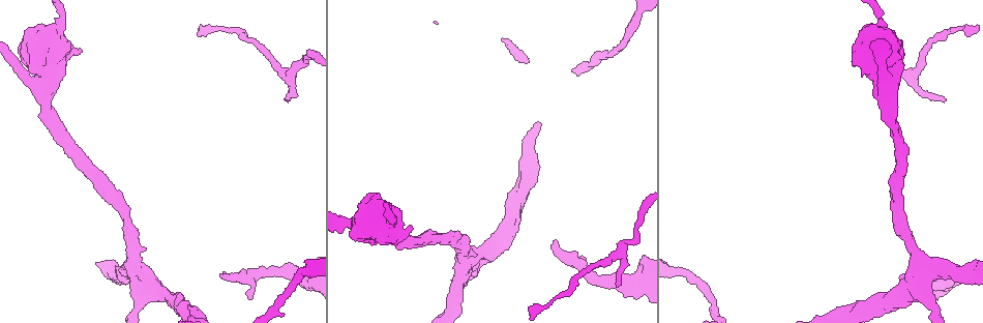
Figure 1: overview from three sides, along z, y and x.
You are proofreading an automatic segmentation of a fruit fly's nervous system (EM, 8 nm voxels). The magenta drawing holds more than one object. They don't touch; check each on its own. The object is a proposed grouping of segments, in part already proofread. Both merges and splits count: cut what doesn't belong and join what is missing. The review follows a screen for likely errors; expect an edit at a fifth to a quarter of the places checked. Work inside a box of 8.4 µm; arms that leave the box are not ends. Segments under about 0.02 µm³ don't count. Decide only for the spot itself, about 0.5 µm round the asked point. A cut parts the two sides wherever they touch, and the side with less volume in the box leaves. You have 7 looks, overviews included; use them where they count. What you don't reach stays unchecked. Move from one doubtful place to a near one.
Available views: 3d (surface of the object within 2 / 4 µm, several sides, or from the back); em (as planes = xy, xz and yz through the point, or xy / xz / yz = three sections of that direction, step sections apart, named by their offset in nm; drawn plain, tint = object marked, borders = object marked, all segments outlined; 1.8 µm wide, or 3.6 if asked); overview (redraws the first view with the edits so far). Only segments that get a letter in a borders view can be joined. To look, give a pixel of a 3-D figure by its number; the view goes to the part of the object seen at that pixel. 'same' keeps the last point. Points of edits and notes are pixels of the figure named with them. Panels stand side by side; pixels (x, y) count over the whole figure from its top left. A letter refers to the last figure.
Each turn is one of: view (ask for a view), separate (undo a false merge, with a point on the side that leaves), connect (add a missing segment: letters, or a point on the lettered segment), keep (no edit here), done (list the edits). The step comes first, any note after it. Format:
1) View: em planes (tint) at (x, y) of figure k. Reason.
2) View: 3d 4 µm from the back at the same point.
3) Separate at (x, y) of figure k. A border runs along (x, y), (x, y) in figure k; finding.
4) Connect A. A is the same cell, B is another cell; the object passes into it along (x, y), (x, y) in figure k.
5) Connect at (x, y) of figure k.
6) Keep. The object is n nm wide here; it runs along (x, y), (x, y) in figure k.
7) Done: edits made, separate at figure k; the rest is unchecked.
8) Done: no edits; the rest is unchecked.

View: em 3.6 µm xz step 8 (borders) at (29, 59) of figure 1. Thick turns thin.

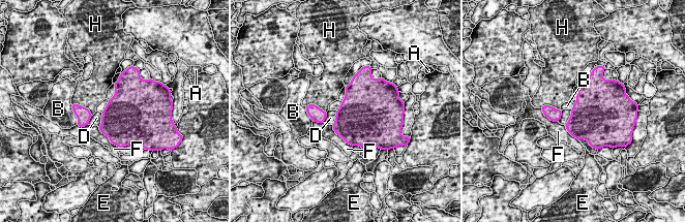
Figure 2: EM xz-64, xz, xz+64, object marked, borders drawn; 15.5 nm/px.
View: em 3.6 µm xy step 8 (borders) at the same point.

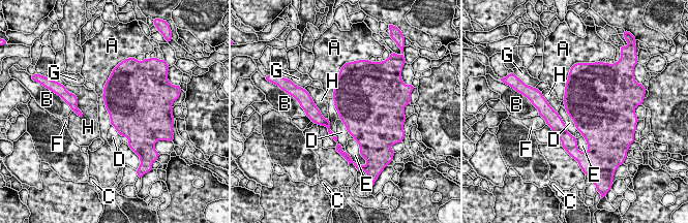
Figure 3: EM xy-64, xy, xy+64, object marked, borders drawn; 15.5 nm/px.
Keep. The object is 460 nm wide here; A, B, C, D, E, F, G and H are other cells; a border runs along (101, 96), (111, 124) in figure 3; continuous, no second neuron.

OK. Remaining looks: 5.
View: em planes (borders) at (285, 98) of figure 1.

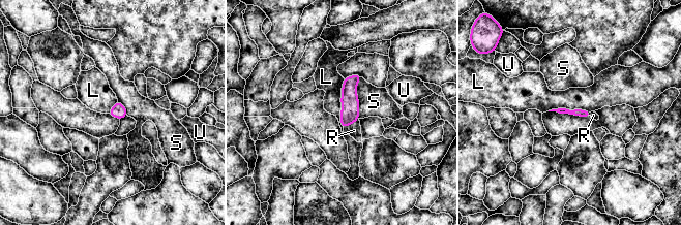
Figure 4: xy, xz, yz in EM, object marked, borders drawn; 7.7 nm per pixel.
Connect R. R is the same cell, L, S and U are other cells; the neuron continues.

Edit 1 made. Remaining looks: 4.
View: overview. See it whole again.

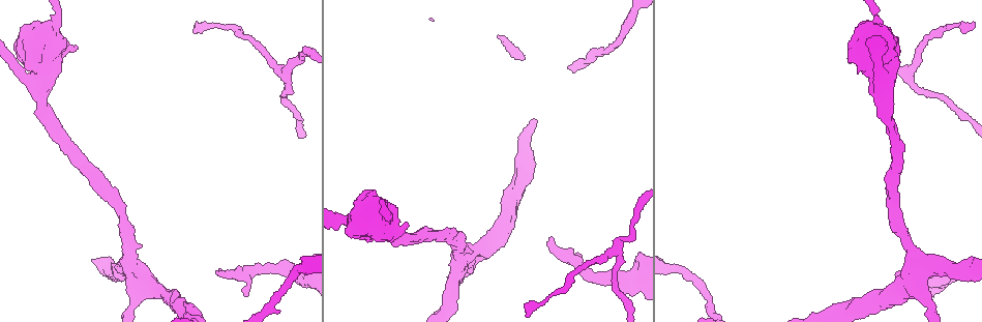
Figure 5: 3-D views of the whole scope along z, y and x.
View: 3d 2 µm at (219, 275) of figure 5.

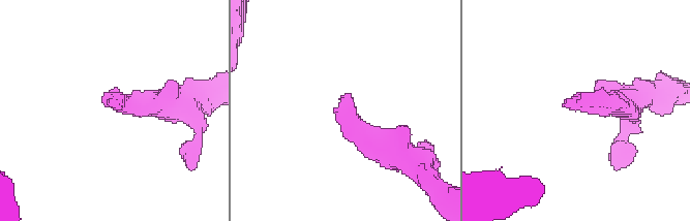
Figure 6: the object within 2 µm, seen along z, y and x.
View: em xz step 4 (tint) at (344, 94) of figure 6.

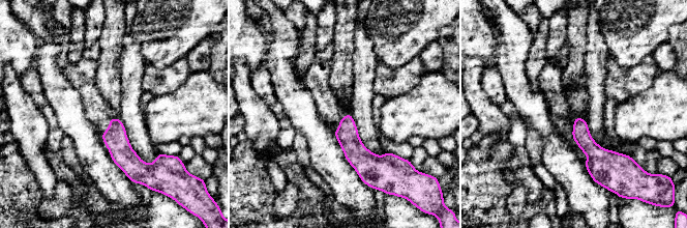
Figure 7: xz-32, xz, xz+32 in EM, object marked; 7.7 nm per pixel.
View: em planes (borders) at the same point. Cut it another way.

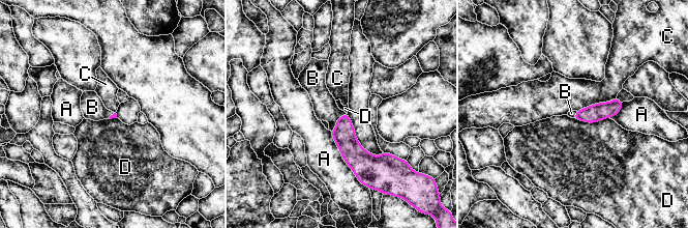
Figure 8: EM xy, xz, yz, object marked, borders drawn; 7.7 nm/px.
Connect B. B is the same cell, A, C and D are other cells; the object passes into it along (344, 134), (336, 121), (325, 107) in figure 8; the neuron continues.

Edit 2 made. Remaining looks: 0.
Done: edits made, connect at figure 4, connect at figure 8; the rest is unchecked.

